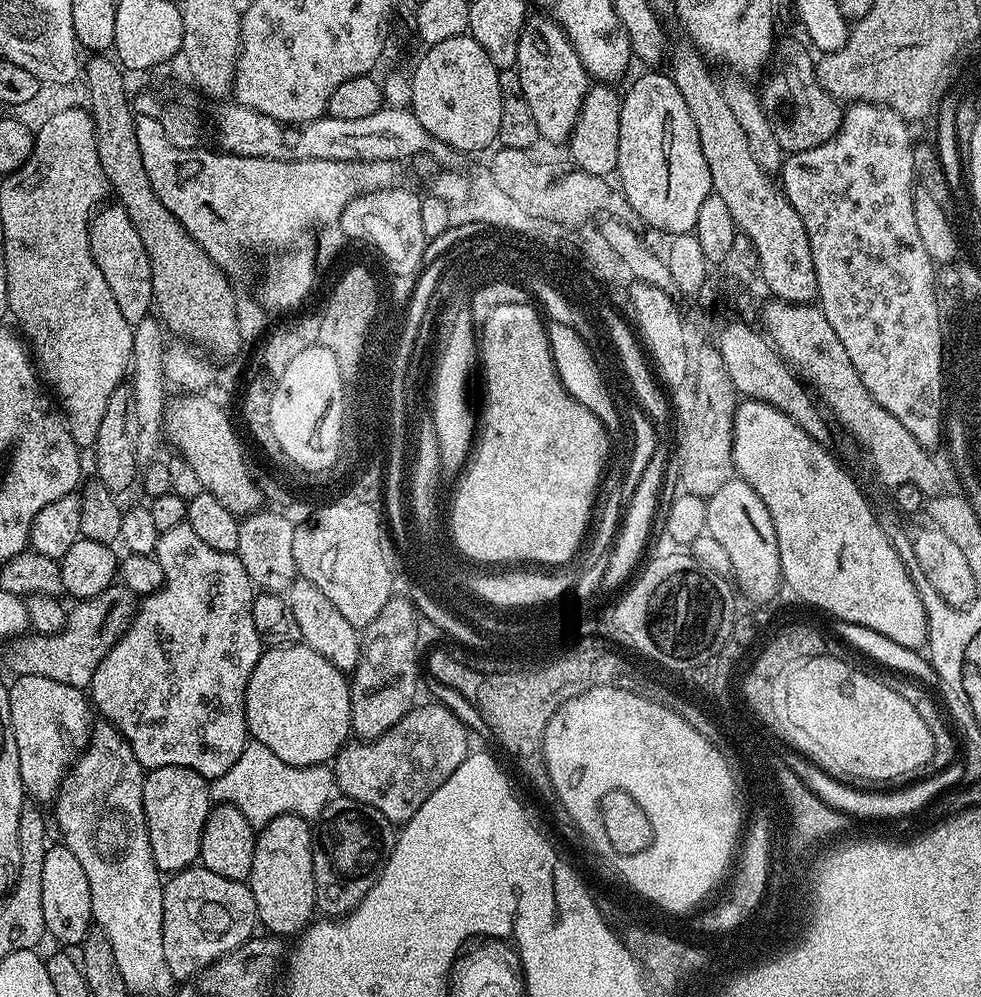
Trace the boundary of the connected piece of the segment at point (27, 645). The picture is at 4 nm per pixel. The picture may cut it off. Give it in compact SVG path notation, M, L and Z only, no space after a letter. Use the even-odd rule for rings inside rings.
M123 586L107 588L102 594L94 594L94 598L76 600L73 608L67 609L64 617L64 627L57 632L47 634L21 634L7 645L8 664L16 676L41 676L54 678L54 682L66 682L81 690L87 689L94 678L94 670L106 658L106 654L122 638L122 634L132 624L138 607L138 596Z

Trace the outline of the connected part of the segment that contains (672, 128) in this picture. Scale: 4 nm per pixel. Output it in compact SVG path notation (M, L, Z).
M648 70L645 76L640 76L628 88L628 93L623 93L620 102L620 125L618 126L618 177L620 176L619 187L622 195L628 201L629 209L633 213L637 212L650 227L657 233L668 232L672 236L681 236L684 232L692 232L695 222L698 221L698 210L701 209L702 202L706 201L708 195L712 194L712 183L710 182L710 166L706 166L706 158L702 155L702 142L698 142L698 129L694 127L694 118L690 118L690 106L686 106L686 98L678 91L678 86L674 86L671 75L664 76L660 70Z

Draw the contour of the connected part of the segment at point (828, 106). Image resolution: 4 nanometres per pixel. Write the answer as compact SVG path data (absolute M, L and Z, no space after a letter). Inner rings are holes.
M784 40L781 44L779 41L767 69L768 77L765 78L764 85L759 85L758 88L760 105L770 122L770 130L774 130L774 138L778 138L788 154L830 142L844 121L845 109L841 101L835 100L821 86L820 79L816 76L817 61L813 53L805 48L796 40Z

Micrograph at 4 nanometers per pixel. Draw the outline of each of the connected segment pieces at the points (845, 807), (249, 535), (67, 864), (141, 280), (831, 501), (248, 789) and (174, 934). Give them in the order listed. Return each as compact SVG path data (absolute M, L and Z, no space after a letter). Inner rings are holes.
M791 758L786 766L799 772L801 781L814 795L818 797L828 807L836 808L849 818L855 818L862 814L870 814L877 818L908 818L911 812L919 810L923 804L928 804L937 799L941 794L955 789L964 780L964 765L960 762L953 762L950 767L942 769L941 772L928 774L925 780L920 780L917 784L912 784L909 788L900 788L897 792L863 792L860 788L851 788L843 779L837 778L831 771L809 766L801 763L801 758ZM840 779L840 780L835 780Z
M261 510L251 512L249 516L240 520L238 530L238 550L242 566L246 566L246 574L252 579L257 589L274 592L277 594L287 593L288 588L296 579L298 573L294 562L294 534L296 533L293 521L288 521L283 516L283 511Z
M60 842L49 847L46 862L42 862L42 918L45 933L49 937L53 936L60 946L80 946L88 929L94 924L90 882L86 882L86 870L78 866L78 858L74 858L74 854L70 854L70 850Z
M118 202L103 205L95 211L89 221L88 241L91 256L98 270L109 283L110 292L118 303L118 310L126 318L128 324L135 326L146 318L153 307L153 271L150 270L149 255L138 230L134 228L126 210Z
M747 398L741 399L737 403L734 414L734 438L732 439L732 466L735 475L739 479L745 480L756 491L758 498L762 498L762 502L766 502L766 510L770 510L770 518L774 522L774 534L778 538L780 574L783 583L792 593L800 593L805 605L830 610L836 620L845 620L857 623L858 626L869 627L879 634L884 634L891 641L898 642L901 646L917 650L923 649L928 643L928 623L916 583L910 578L908 568L902 562L902 558L898 558L890 537L882 530L877 513L875 511L872 513L872 508L864 498L863 490L856 485L855 478L824 447L825 445L821 441L810 438L810 434L806 434L806 430L802 430L802 426L798 426L798 422L794 422L794 418L782 414L782 410L778 410L766 402Z
M249 739L238 762L226 770L217 780L211 781L210 791L216 804L229 804L238 810L252 825L263 826L282 814L294 814L305 818L318 818L322 810L334 798L337 791L336 776L328 764L315 764L299 768L282 762L274 750L262 746L262 742Z
M203 866L184 868L164 880L162 950L166 950L166 966L177 981L199 977L203 968L253 939L255 928L254 894L245 881L222 878Z

